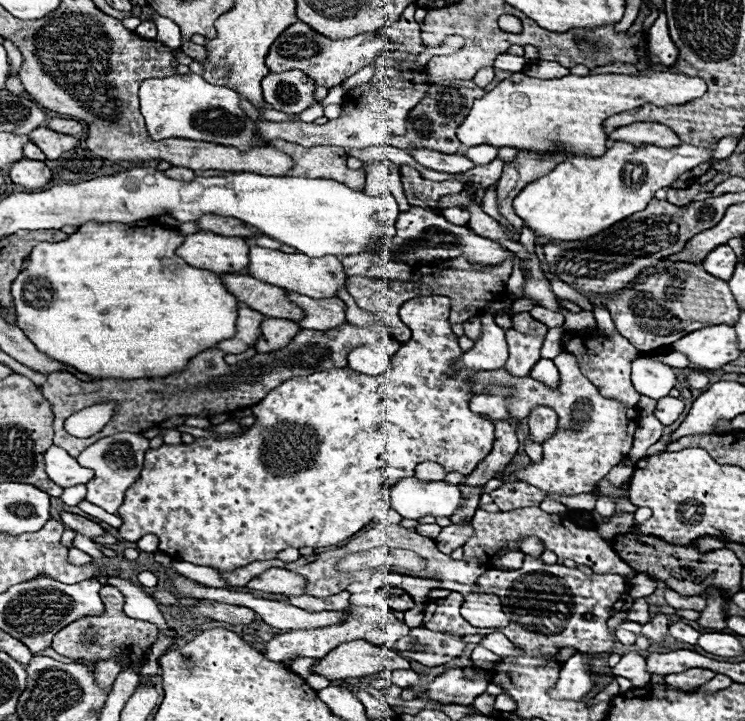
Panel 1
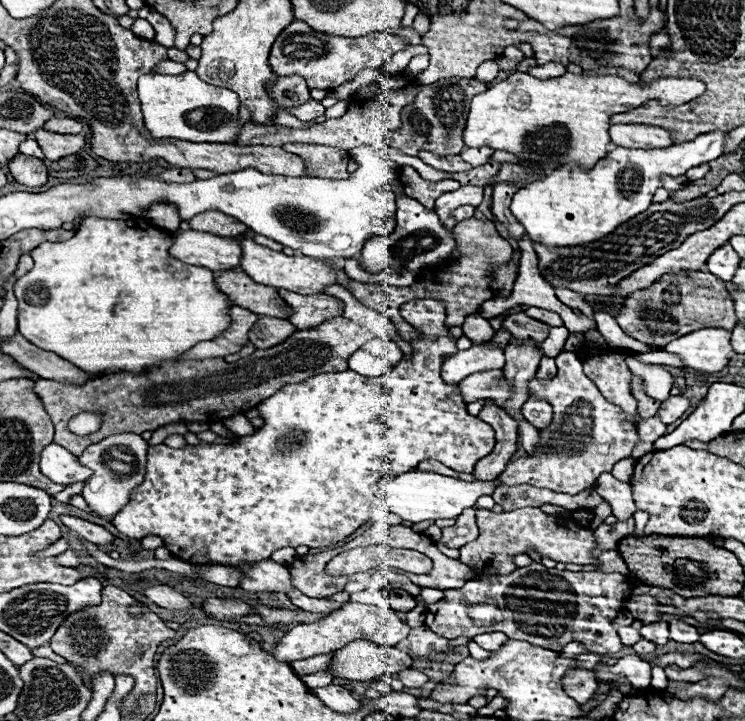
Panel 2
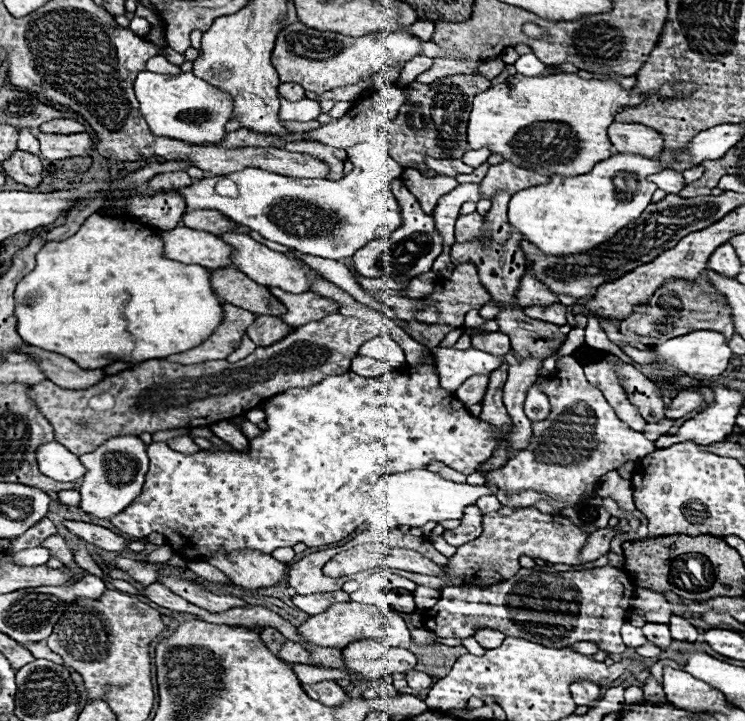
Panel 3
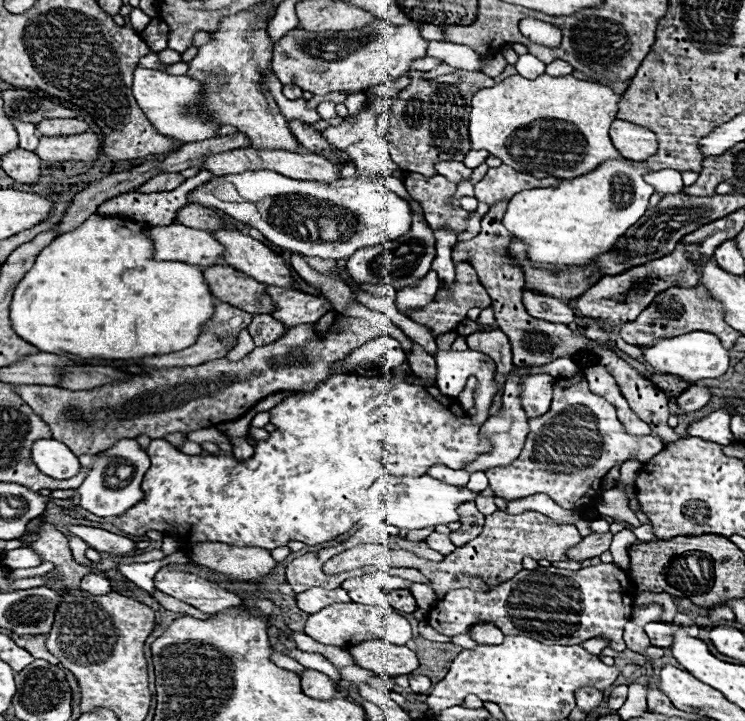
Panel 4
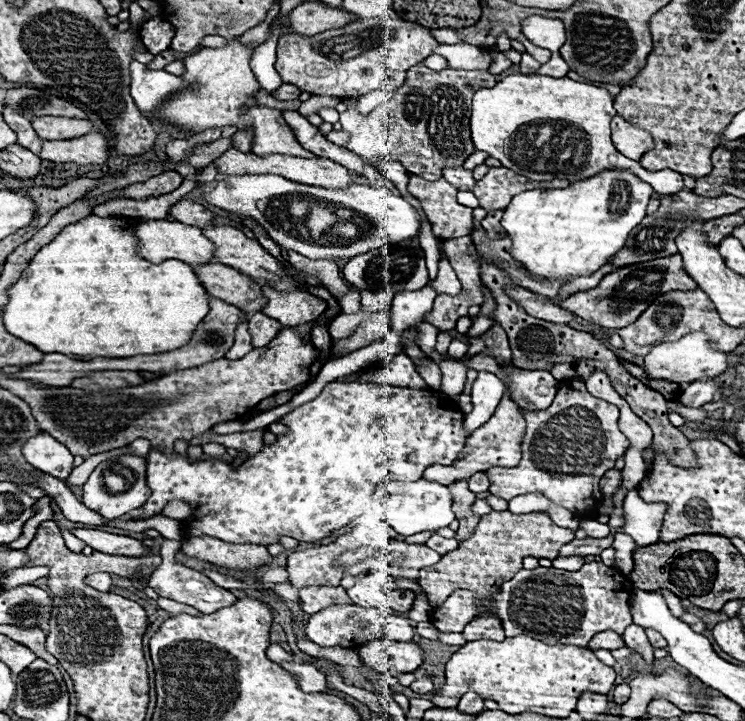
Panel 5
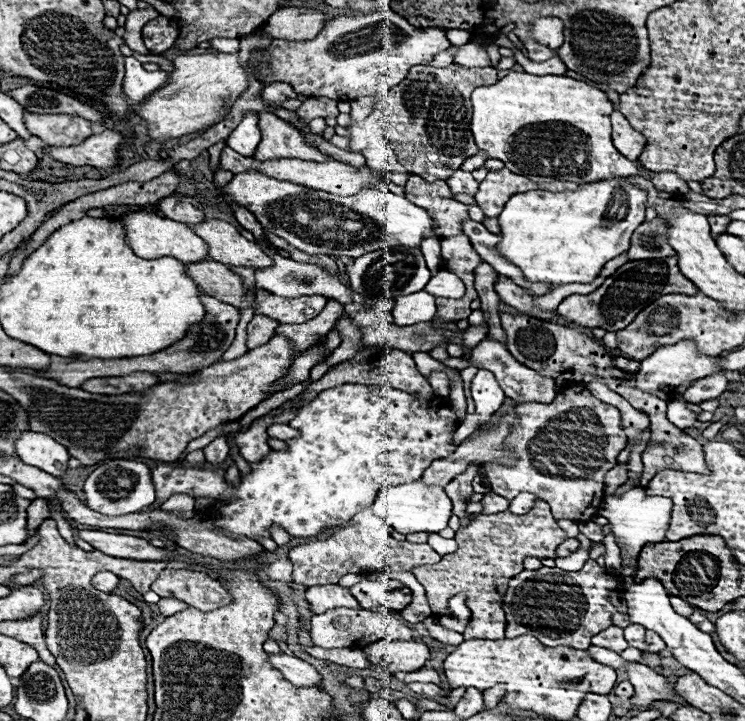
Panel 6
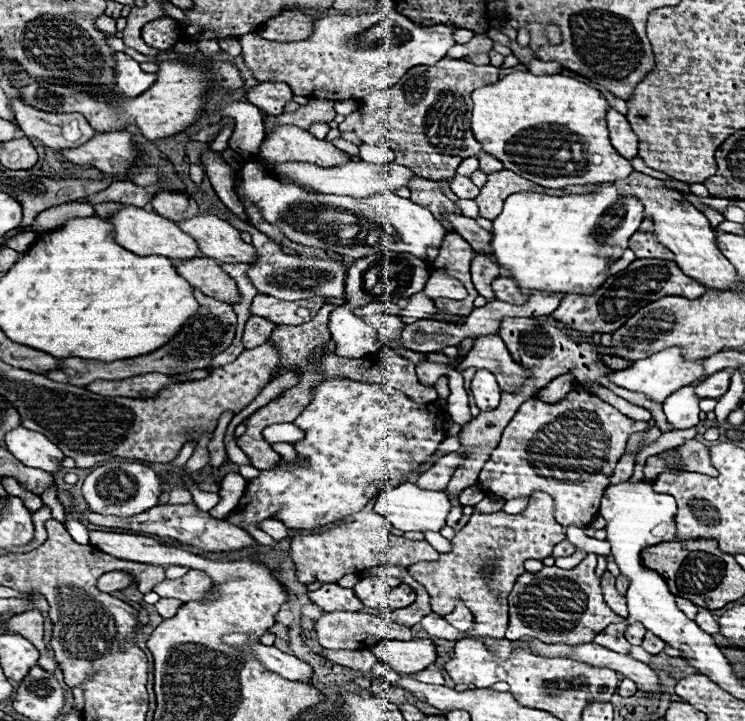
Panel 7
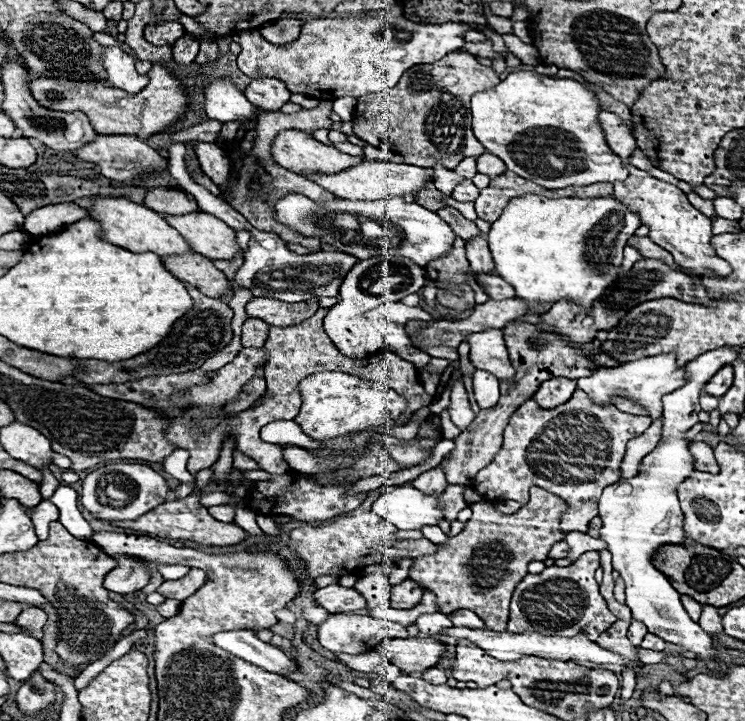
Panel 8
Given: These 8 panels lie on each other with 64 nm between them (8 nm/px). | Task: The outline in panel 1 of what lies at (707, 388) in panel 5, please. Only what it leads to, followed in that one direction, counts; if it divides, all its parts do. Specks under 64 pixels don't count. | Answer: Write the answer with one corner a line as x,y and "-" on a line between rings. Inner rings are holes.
666,396
662,400
658,400
658,406
654,410
654,416
664,424
672,424
674,420
678,420
678,416
684,412
684,402
680,398
672,398
672,396

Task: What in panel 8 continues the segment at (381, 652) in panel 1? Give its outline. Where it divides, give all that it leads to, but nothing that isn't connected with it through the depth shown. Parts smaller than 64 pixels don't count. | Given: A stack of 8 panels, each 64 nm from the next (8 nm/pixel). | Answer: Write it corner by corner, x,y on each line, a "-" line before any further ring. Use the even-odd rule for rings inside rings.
388,638
378,652
402,672
426,672
446,654
446,644
434,638

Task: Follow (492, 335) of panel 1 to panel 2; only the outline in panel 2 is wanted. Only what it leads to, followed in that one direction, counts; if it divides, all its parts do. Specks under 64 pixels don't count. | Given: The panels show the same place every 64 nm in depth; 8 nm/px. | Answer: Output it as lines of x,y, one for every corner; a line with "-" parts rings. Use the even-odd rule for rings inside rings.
474,344
472,348
448,354
442,360
442,380
446,384
458,384
474,372
498,368
504,368
504,350
490,348
488,344

